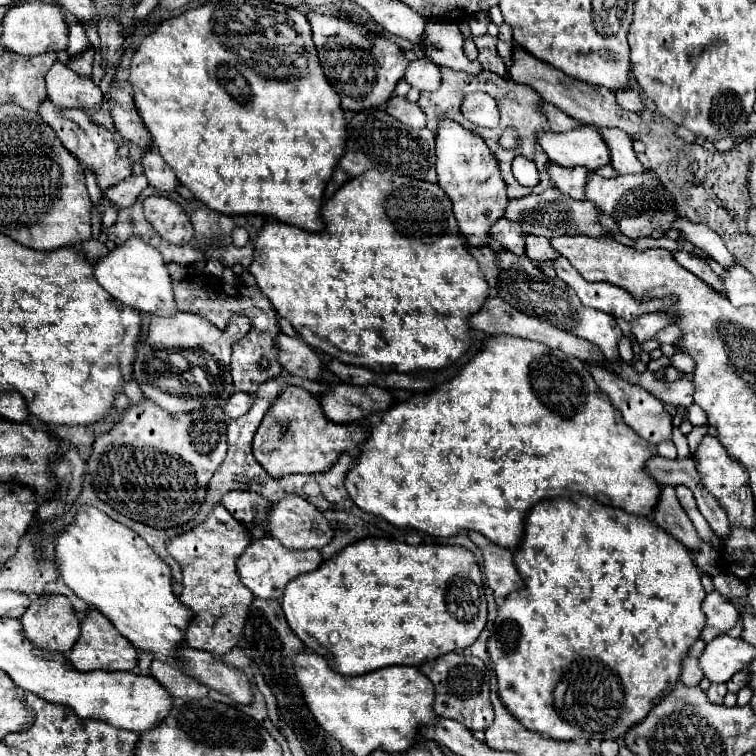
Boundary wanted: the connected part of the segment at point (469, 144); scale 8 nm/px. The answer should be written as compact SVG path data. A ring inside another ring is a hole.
M441 119L435 133L435 155L437 155L437 179L439 187L449 195L453 203L453 213L459 225L459 233L471 245L489 243L489 227L503 217L503 207L507 205L505 183L499 175L497 161L483 137L473 131L463 129L451 119Z

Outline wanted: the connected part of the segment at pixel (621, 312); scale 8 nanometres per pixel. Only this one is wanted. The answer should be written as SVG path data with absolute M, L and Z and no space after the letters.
M557 257L551 261L543 261L539 263L539 269L543 267L553 267L557 277L563 279L579 297L579 301L585 307L593 307L599 309L603 313L609 313L613 317L623 317L625 321L633 321L635 317L643 315L643 313L655 313L661 311L665 305L669 305L673 299L663 299L663 301L651 301L647 305L631 299L631 295L627 295L627 291L623 291L621 287L615 287L611 283L589 283L585 281L579 271L565 259L565 257Z

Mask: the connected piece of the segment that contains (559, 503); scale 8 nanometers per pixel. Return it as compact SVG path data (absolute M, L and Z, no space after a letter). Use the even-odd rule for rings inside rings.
M585 495L573 497L557 497L545 499L537 503L525 517L525 533L517 549L513 551L513 561L519 575L525 581L525 589L513 591L505 597L499 613L495 617L493 633L487 641L487 651L493 661L493 669L497 675L497 689L503 705L519 719L525 729L537 731L551 739L559 741L577 741L577 739L619 739L631 727L631 723L639 723L645 719L651 707L663 697L673 683L677 683L681 675L681 661L687 655L693 641L701 635L705 625L705 615L701 611L701 601L705 599L705 589L701 585L701 575L697 565L693 563L689 549L683 547L675 537L667 535L663 527L653 523L645 515L631 515L627 511L615 509L611 505L603 505Z

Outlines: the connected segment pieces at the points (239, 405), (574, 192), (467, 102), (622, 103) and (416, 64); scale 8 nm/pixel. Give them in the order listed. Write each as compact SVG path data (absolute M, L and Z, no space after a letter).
M237 391L237 393L233 393L233 395L227 399L225 413L227 413L231 419L235 419L235 417L243 415L243 411L247 411L247 407L251 407L251 403L253 403L253 397L251 397L251 395Z
M549 163L547 173L561 193L565 193L573 199L583 199L583 183L587 179L587 169L585 167L565 169L565 167L559 167L555 163Z
M471 93L463 99L461 113L465 119L479 127L497 127L499 125L499 111L497 103L487 93Z
M617 89L613 93L615 93L615 99L617 99L619 107L623 107L627 111L641 111L643 109L643 103L641 103L637 91L633 91L633 89Z
M415 59L405 69L403 79L419 91L435 91L439 87L439 69L429 59Z

